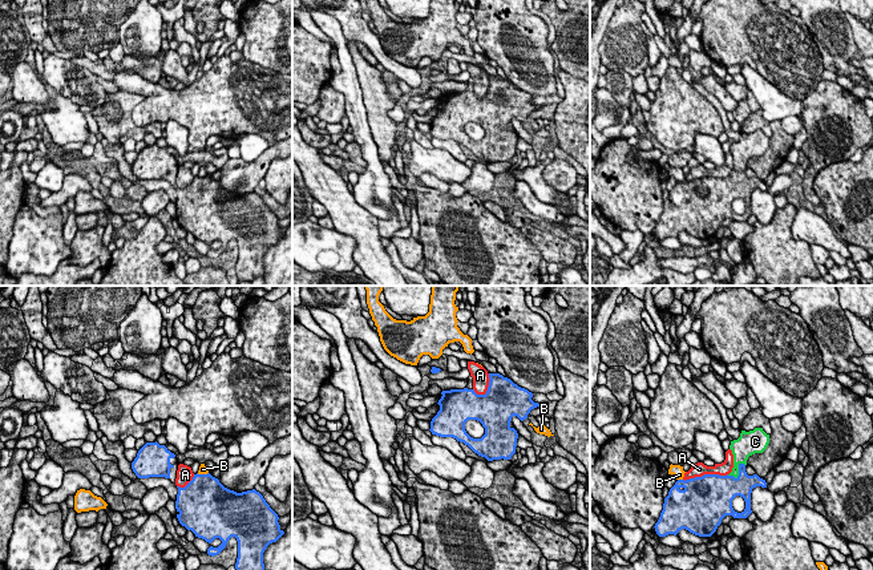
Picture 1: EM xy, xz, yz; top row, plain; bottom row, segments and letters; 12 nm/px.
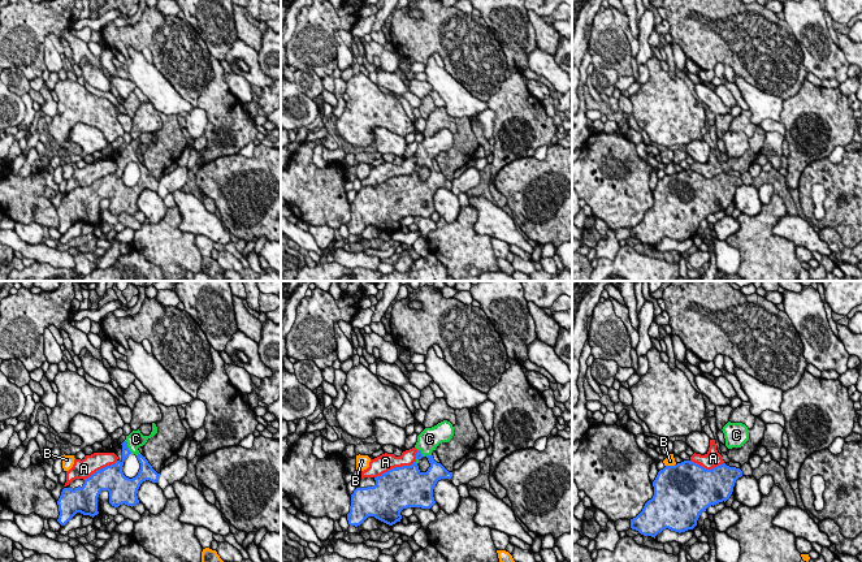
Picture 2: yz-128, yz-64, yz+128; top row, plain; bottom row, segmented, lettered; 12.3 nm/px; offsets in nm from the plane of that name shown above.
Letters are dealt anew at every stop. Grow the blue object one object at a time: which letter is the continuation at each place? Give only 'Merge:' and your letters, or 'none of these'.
Merge: C

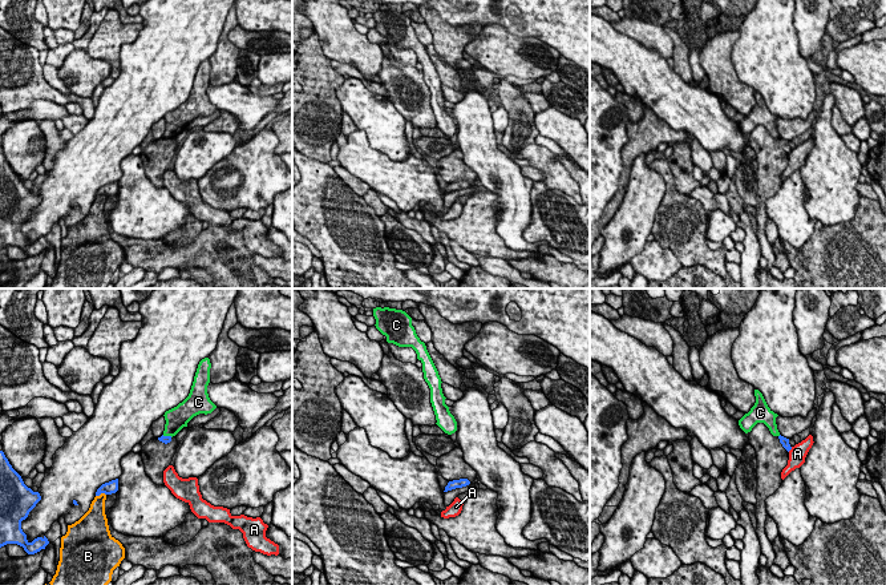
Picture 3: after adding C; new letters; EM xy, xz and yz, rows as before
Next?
Merge: none of these

